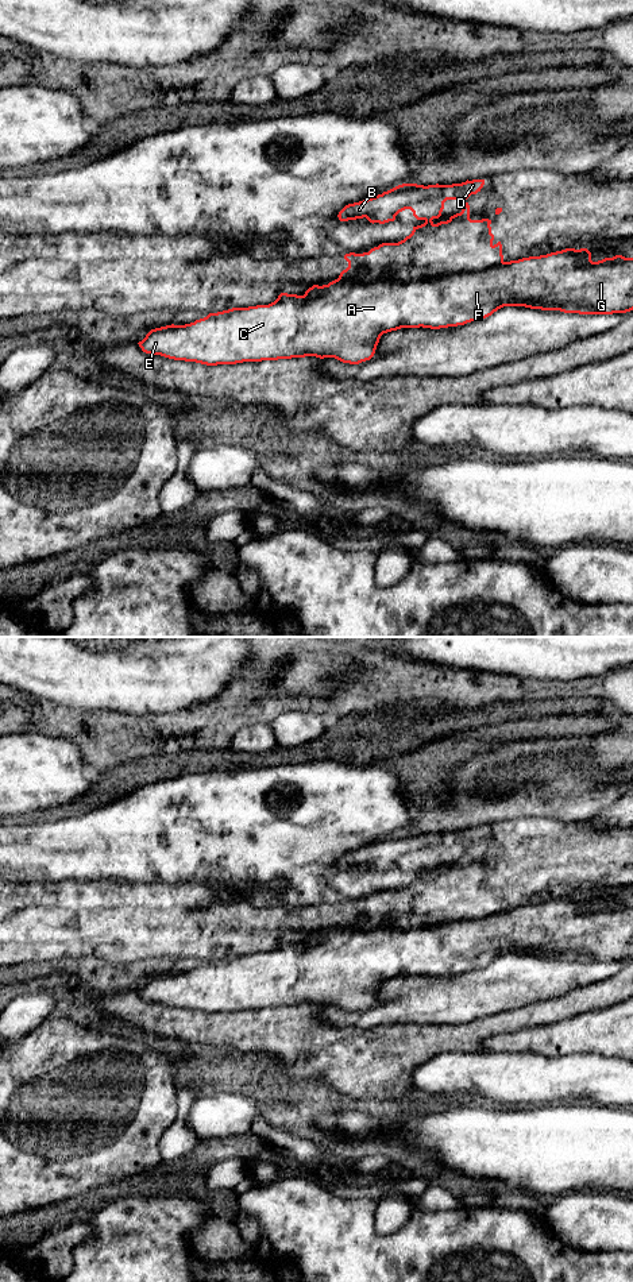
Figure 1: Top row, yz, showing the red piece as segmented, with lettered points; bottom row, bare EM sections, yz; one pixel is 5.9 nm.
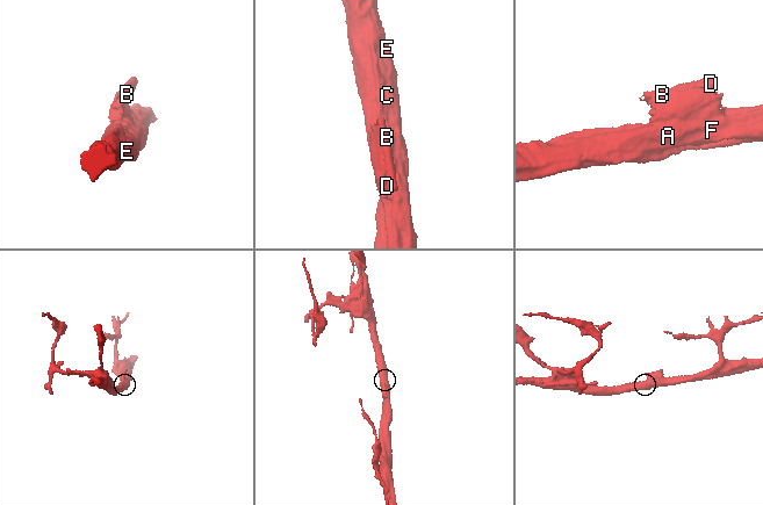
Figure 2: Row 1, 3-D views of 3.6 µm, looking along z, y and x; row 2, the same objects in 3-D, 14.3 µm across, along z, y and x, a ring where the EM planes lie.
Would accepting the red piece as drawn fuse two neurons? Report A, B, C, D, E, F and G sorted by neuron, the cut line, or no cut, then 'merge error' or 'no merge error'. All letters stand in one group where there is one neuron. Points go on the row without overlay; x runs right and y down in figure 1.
A C E F G / B D; cut in yz along (504, 910), (408, 930), (393, 919), (367, 929), (338, 927); merge error

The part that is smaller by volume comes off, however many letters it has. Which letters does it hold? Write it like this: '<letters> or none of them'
B, D

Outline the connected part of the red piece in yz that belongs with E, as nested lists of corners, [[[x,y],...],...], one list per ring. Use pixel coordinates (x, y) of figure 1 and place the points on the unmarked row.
[[[566,896],[540,904],[503,910],[478,919],[463,919],[428,927],[402,931],[394,919],[387,919],[375,928],[362,926],[354,931],[335,927],[328,932],[313,932],[304,943],[281,941],[269,953],[232,955],[209,961],[207,965],[185,973],[166,973],[151,977],[139,989],[143,1000],[174,1008],[196,1009],[207,1013],[236,1012],[243,1009],[278,1008],[316,1004],[335,1005],[343,1011],[359,1012],[370,1008],[383,981],[401,976],[440,977],[464,973],[491,964],[503,954],[525,954],[541,958],[560,958],[579,962],[613,962],[633,958],[633,905],[615,903],[598,910],[591,908],[587,896]]]

